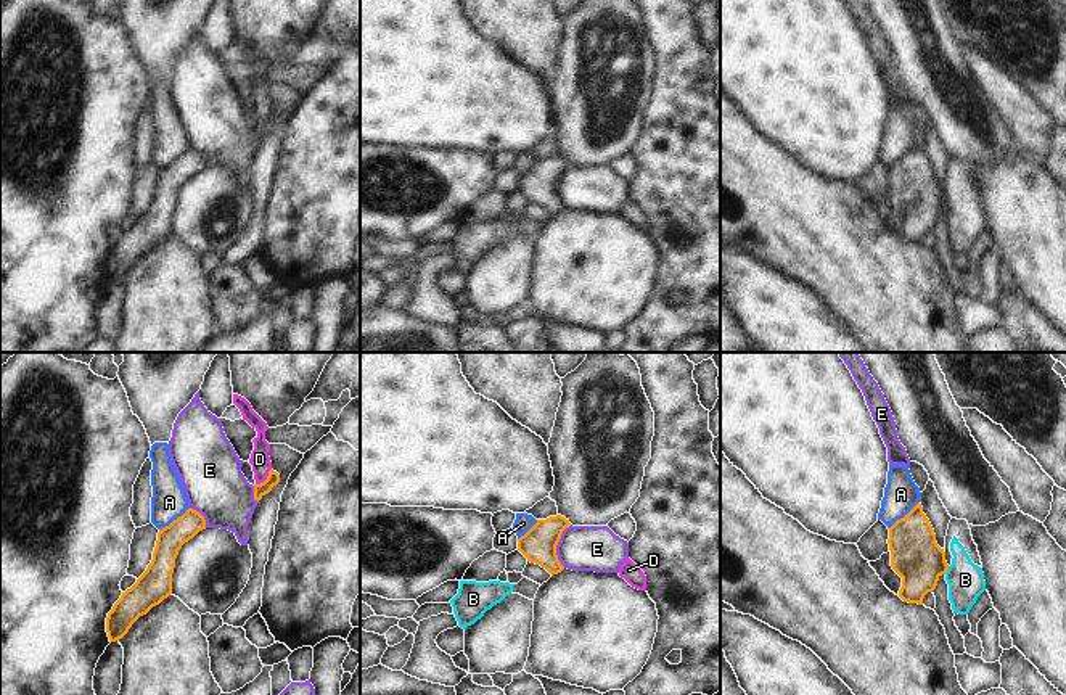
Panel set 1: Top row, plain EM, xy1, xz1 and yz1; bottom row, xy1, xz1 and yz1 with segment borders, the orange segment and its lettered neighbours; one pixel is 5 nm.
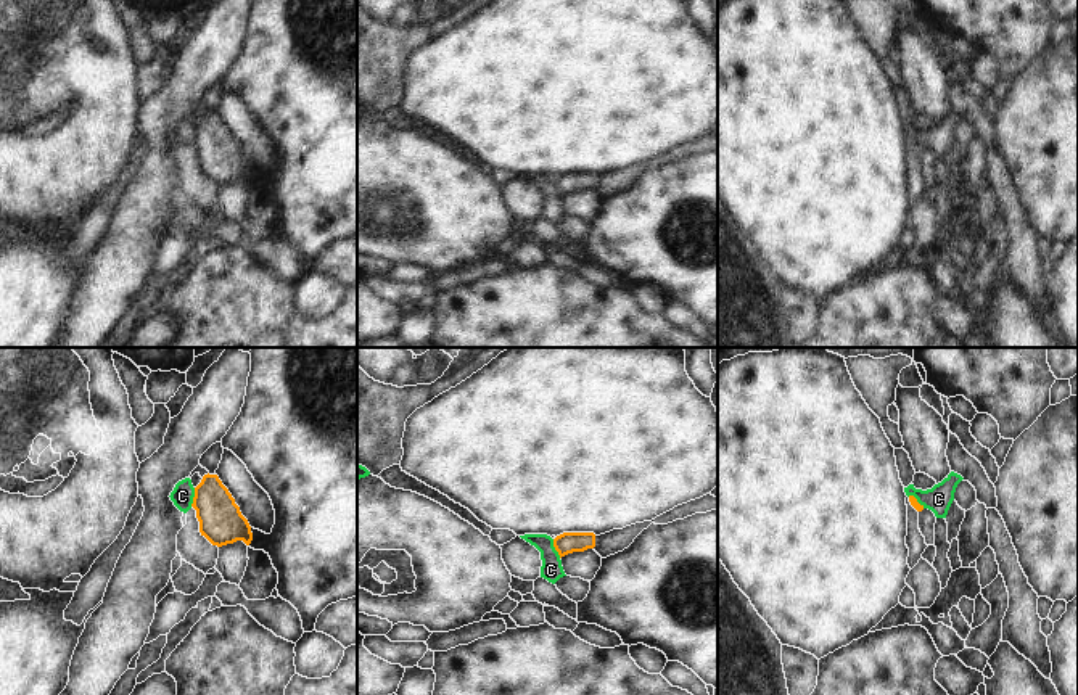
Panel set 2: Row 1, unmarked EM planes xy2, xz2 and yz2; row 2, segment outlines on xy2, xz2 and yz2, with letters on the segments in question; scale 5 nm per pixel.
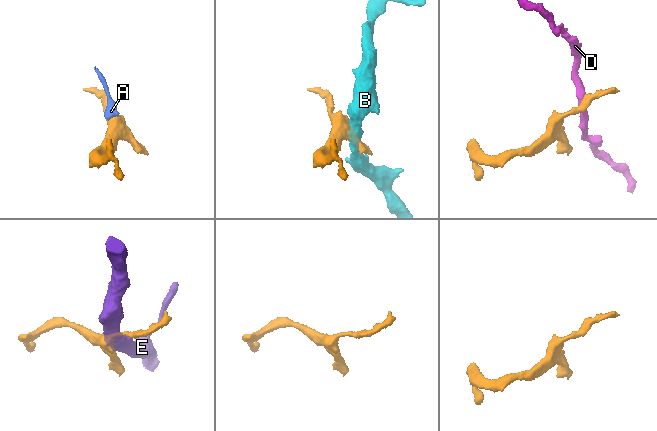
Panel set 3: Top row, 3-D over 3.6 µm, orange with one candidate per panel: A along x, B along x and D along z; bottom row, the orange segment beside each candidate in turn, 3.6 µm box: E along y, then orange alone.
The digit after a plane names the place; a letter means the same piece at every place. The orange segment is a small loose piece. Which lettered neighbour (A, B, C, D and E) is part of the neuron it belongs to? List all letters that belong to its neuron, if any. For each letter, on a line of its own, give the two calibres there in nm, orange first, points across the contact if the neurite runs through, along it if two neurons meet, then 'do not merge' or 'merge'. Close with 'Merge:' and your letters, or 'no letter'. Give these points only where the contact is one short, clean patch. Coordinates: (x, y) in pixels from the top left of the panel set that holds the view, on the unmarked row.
A: calibres 260 and 180 nm; border yz1 (918, 140), (888, 168); do not merge
B: calibres 260 and 180 nm; border yz1 (949, 206), (944, 213); do not merge
C: calibres 220 and 110 nm; border xy2 (195, 127), (190, 145); do not merge
D: calibres 70 and 100 nm; border xy1 (270, 108), (269, 115), (256, 124); do not merge
E: calibres 180 and 220 nm; border xz1 (571, 164), (563, 171), (557, 185), (557, 198), (563, 206); do not merge
Merge: no letter

